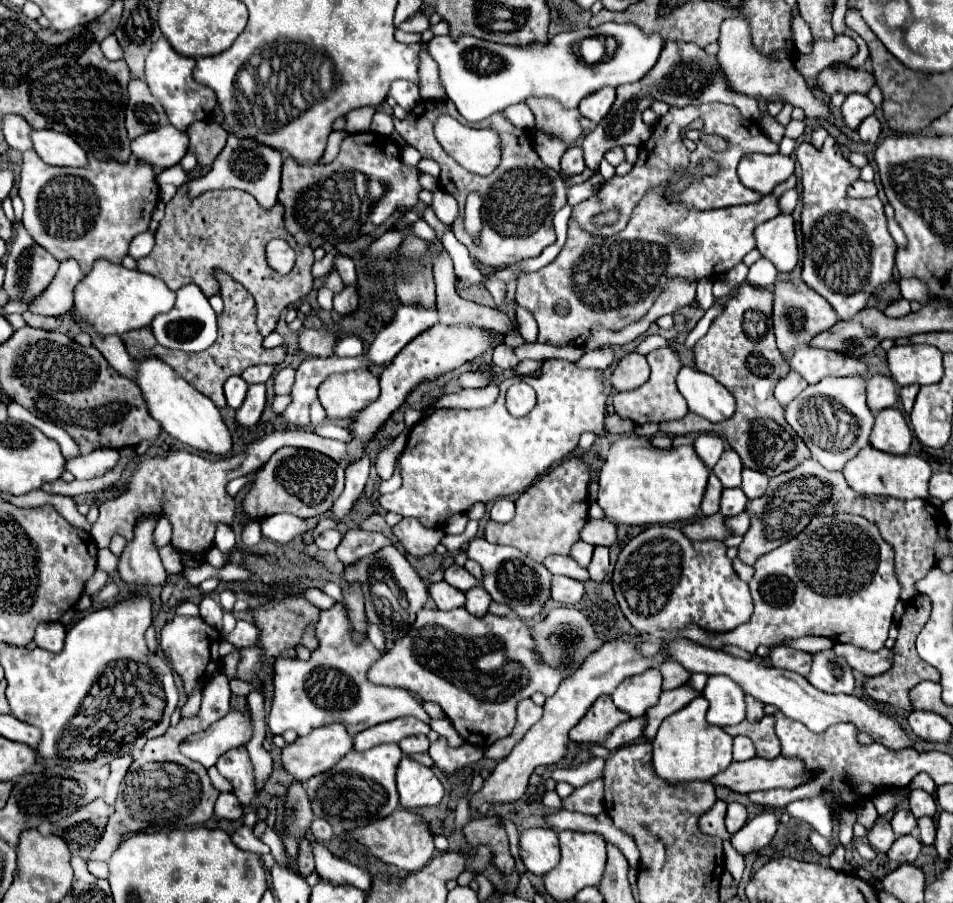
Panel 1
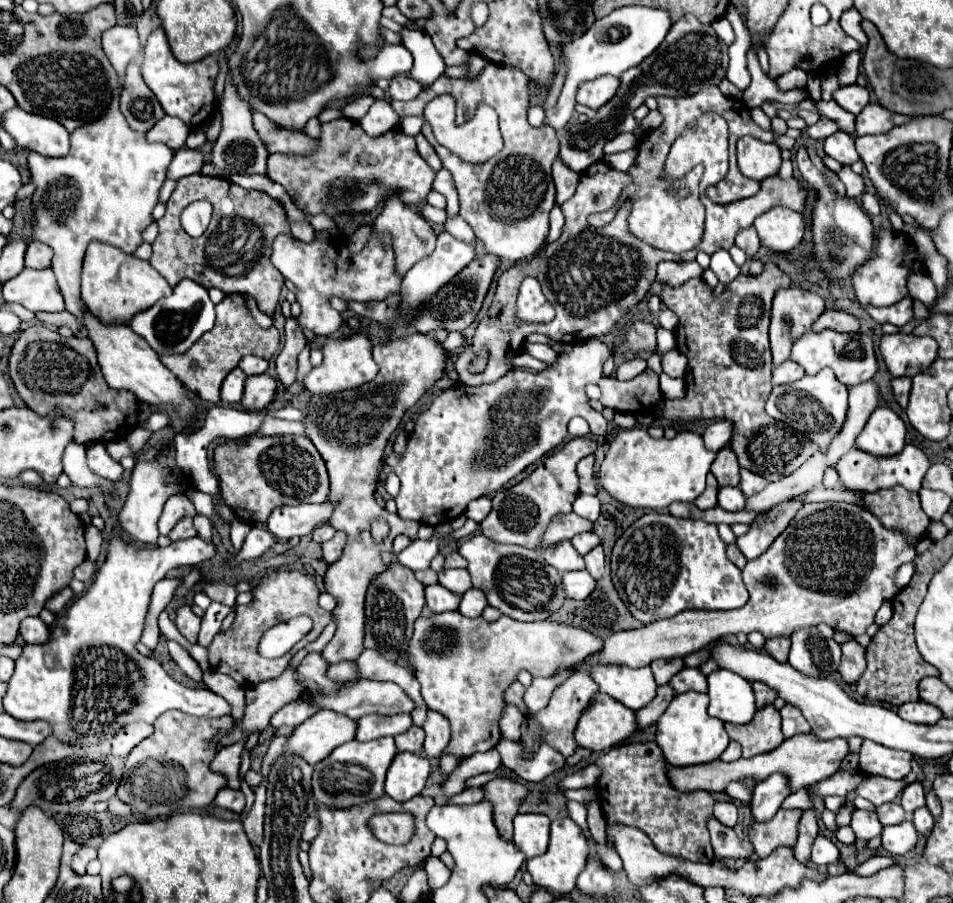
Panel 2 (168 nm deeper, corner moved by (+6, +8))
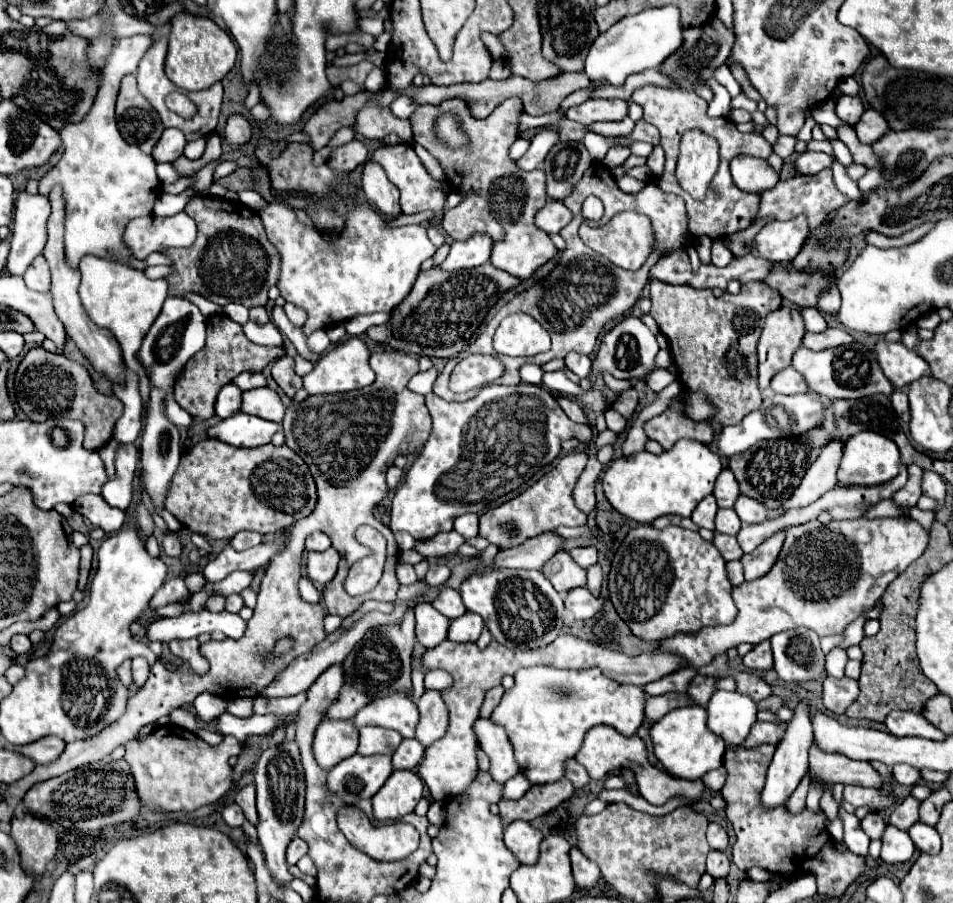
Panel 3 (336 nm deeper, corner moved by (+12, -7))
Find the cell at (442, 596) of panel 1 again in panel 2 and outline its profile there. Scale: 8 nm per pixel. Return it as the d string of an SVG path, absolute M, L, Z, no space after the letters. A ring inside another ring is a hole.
M431 584L425 586L425 598L427 598L427 606L433 612L447 612L447 610L457 610L459 608L459 596L455 596L455 592L449 592L447 588L443 588L441 584Z

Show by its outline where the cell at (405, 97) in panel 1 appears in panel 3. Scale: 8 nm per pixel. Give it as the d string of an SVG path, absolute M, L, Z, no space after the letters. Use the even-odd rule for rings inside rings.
M399 95L391 103L391 111L401 119L407 119L415 111L415 107L417 107L417 103L413 103L413 97L409 97L409 95Z

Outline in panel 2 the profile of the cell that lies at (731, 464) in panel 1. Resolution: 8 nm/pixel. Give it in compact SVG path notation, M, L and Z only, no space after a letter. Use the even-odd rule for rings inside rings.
M725 446L717 452L717 460L711 464L711 472L715 474L719 486L737 486L739 484L739 464L735 452Z

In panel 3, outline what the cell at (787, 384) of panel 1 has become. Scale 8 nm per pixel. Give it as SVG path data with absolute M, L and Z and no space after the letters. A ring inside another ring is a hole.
M785 367L781 369L773 381L771 381L771 389L775 393L783 393L783 395L795 395L795 393L809 393L809 387L803 379L803 375L799 371L795 371L793 367Z

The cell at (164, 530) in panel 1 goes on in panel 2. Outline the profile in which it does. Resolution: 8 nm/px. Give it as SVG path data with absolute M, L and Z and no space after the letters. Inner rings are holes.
M175 494L165 502L163 514L159 518L159 532L161 534L169 534L169 530L177 524L179 518L183 516L195 516L195 508L189 502L189 498L185 494Z

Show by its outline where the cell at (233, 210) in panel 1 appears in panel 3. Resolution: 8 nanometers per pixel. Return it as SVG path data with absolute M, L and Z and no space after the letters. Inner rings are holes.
M193 197L185 213L195 219L199 237L187 249L165 251L175 261L175 275L167 277L169 295L183 297L193 291L221 307L227 303L241 303L249 309L265 305L269 289L279 281L281 255L269 243L259 215L239 201L217 197Z

